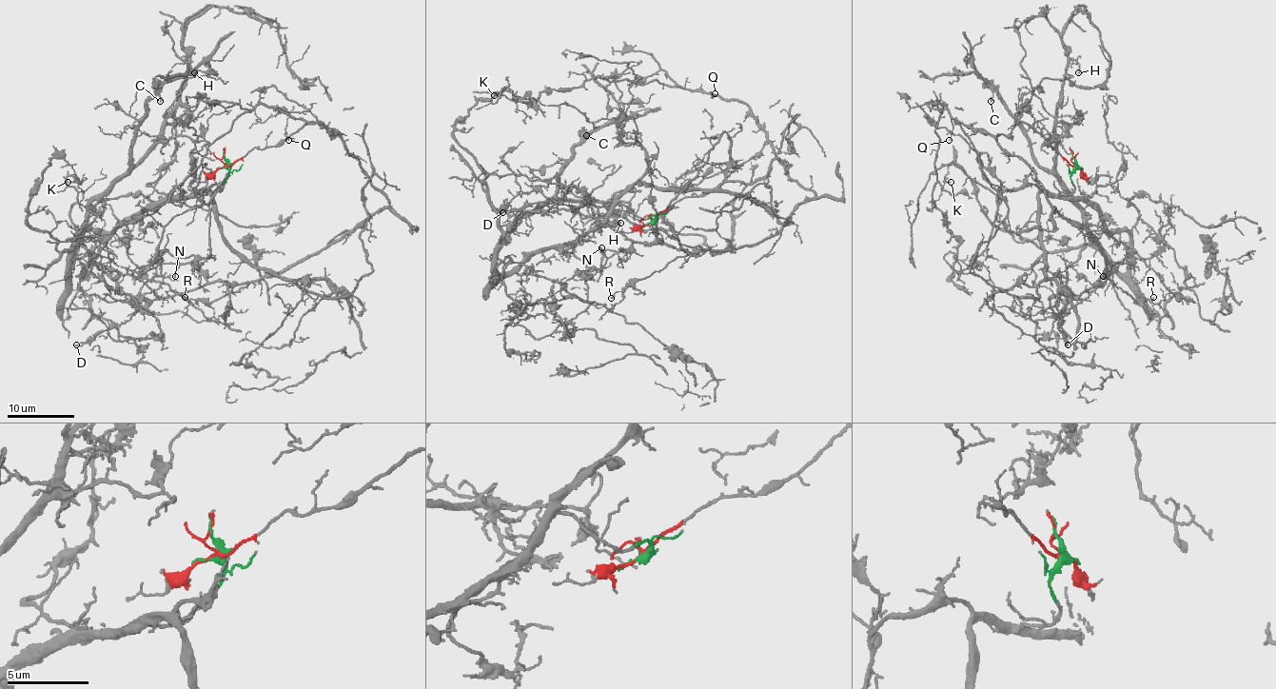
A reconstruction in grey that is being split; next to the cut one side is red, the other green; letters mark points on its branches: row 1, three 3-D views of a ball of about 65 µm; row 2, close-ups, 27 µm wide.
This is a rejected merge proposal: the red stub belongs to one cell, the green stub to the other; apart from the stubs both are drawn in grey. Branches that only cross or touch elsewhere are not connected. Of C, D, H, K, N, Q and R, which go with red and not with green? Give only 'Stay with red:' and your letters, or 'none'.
Stay with red: D, N, Q, R

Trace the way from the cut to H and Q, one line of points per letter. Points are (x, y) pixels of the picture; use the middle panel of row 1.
H: (651, 222), (618, 204), (508, 274), (497, 267), (512, 226), (541, 205), (598, 200), (621, 222)
Q: (651, 222), (681, 198), (707, 195), (762, 147), (766, 131), (752, 110), (742, 103), (712, 97), (716, 94)

